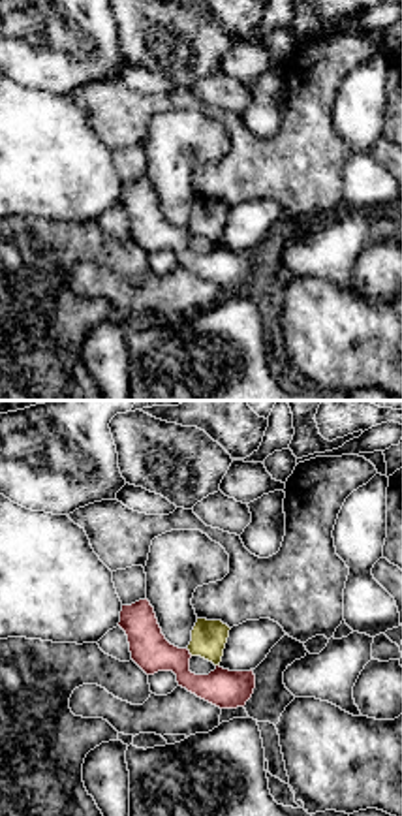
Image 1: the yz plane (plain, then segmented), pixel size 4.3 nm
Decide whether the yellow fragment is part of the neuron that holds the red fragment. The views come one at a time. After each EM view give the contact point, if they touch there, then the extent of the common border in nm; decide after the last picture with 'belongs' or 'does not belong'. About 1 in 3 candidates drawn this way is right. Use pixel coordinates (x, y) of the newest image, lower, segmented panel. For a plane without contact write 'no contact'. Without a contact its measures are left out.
contact (188, 653); length 40 nm

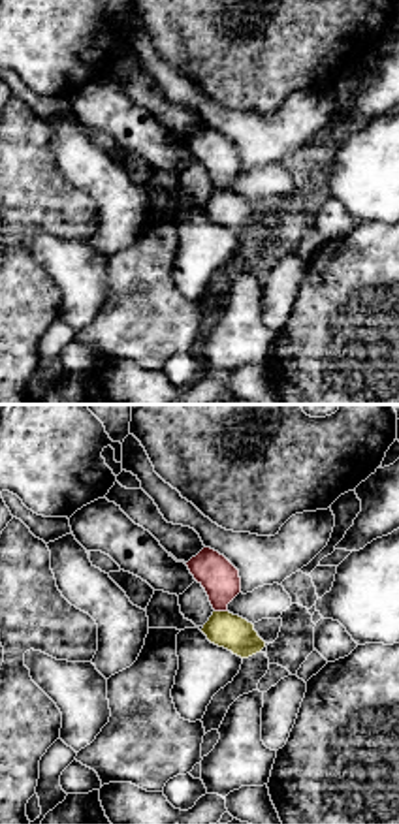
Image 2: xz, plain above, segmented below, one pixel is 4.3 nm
contact (221, 610); length 60 nm

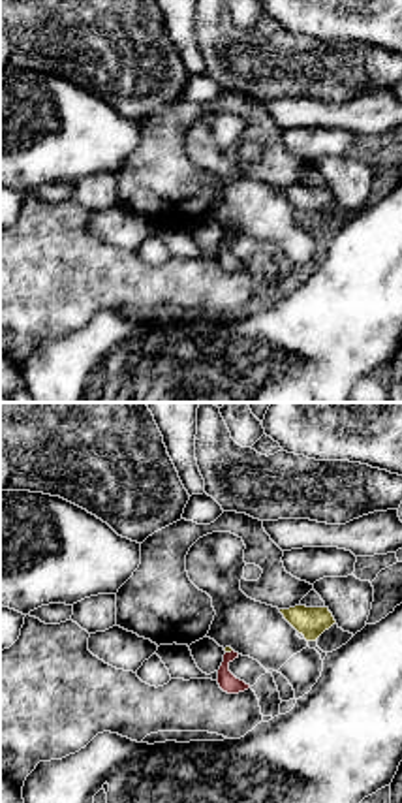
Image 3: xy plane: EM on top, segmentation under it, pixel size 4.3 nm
contact (228, 653); length 40 nm

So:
does not belong

